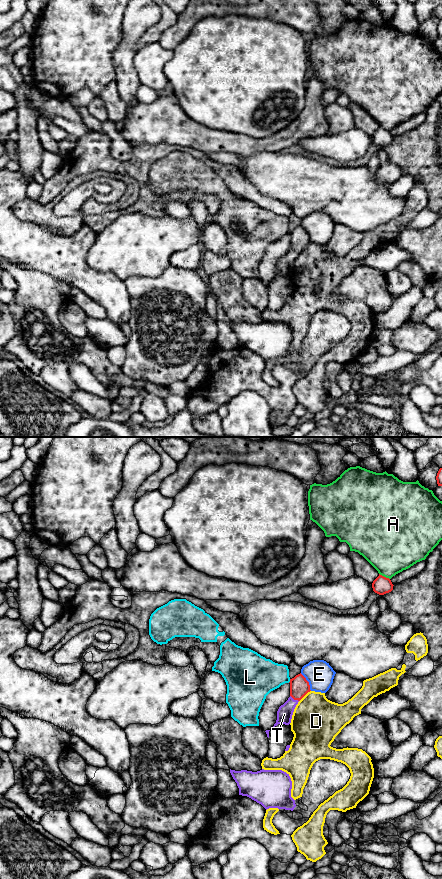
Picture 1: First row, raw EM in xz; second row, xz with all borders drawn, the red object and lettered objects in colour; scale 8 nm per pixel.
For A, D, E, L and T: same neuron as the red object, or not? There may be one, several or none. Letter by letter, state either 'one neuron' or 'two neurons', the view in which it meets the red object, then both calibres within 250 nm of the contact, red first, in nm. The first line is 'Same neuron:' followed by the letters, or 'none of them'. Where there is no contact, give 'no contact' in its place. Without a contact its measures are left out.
Same neuron: T
A: two neurons; meets red in xz; 150 nm thick on the red side, 420 nm on the other
D: two neurons; meets red in xz; 160 nm thick on the red side, 400 nm on the other
E: two neurons; meets red in xz; 160 nm thick on the red side, 220 nm on the other
L: two neurons; meets red in xz; 160 nm thick on the red side, 300 nm on the other
T: one neuron; meets red in xz; 160 nm thick on the red side, 130 nm on the other

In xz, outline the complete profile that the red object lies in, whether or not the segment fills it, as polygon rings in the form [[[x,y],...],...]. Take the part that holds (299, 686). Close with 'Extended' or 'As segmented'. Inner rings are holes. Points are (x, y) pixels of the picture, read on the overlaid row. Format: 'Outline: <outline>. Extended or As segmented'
Outline: [[[301,673],[290,679],[289,683],[290,697],[279,707],[277,711],[277,720],[272,728],[278,724],[289,725],[296,705],[308,692],[311,691],[309,682]]]. Extended

